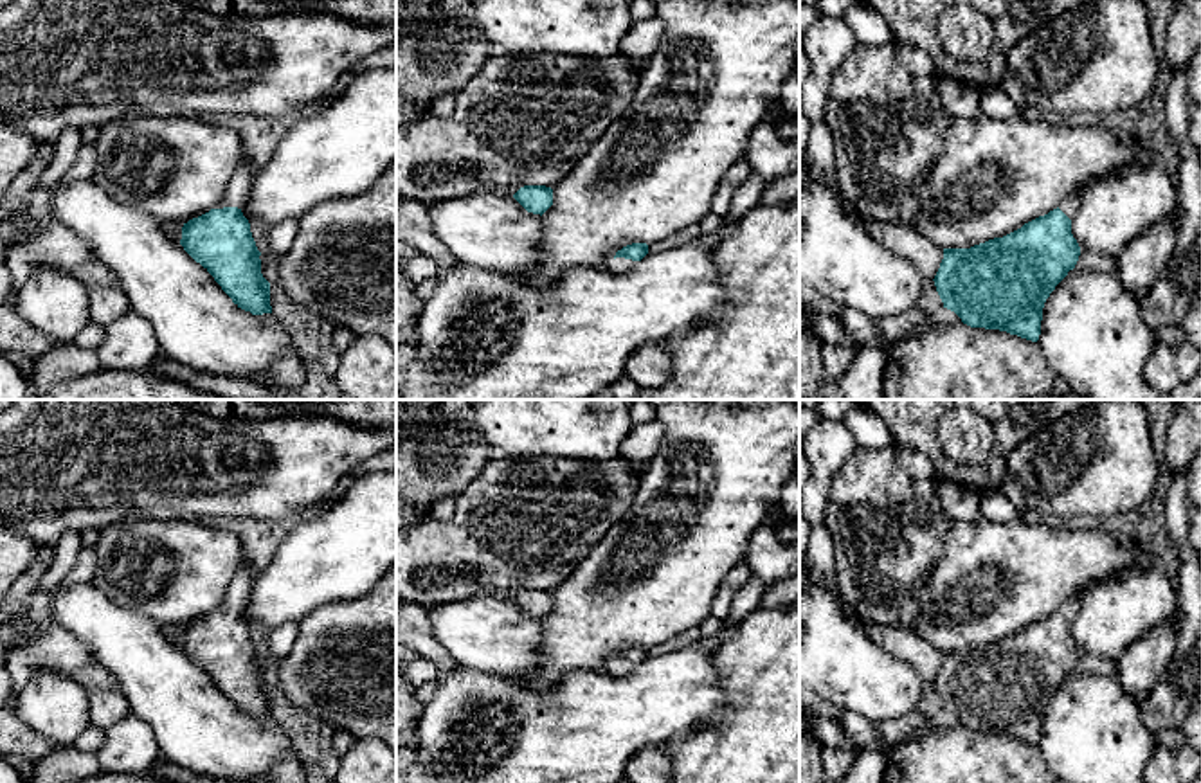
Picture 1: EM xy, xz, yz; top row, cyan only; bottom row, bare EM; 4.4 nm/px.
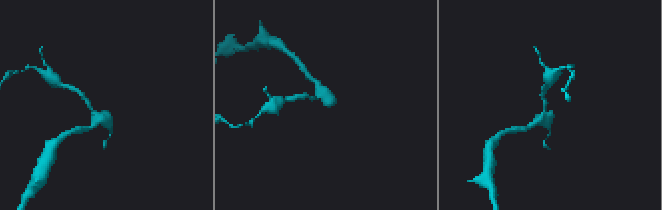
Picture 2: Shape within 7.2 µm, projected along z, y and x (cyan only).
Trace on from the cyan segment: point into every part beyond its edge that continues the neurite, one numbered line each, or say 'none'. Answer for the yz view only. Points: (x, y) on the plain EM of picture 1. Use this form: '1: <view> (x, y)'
1: yz (1068, 609)

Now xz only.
1: xz (618, 668)

